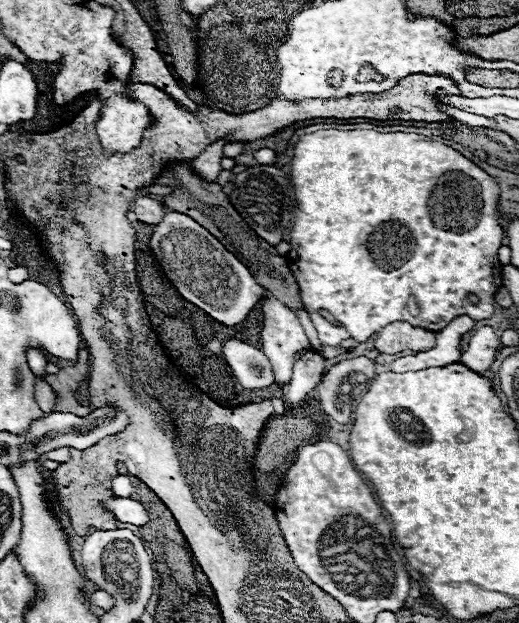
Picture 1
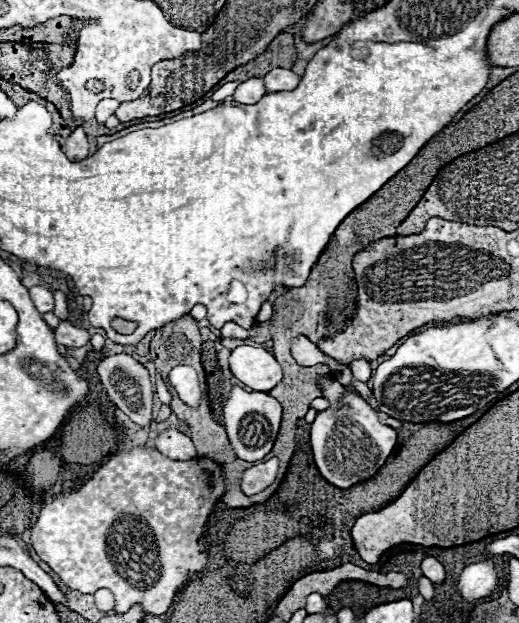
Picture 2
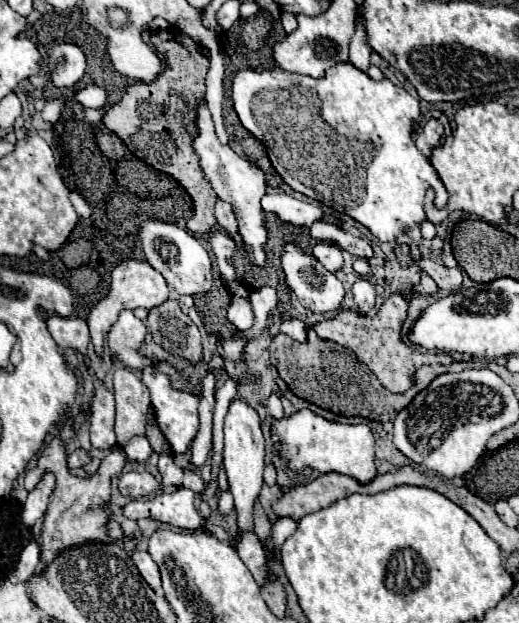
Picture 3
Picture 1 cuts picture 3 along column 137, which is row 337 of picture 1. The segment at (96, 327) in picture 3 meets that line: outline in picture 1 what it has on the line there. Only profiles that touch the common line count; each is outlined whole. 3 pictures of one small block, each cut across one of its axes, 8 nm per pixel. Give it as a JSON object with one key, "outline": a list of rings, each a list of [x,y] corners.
{"outline":[[[266,294],[266,304],[262,306],[262,312],[264,312],[264,326],[262,326],[260,334],[261,350],[268,356],[268,360],[272,364],[274,382],[278,386],[284,386],[290,382],[294,363],[308,351],[310,342],[308,342],[304,328],[298,322],[296,314],[290,308],[286,308],[282,302],[278,302],[274,296]]]}

